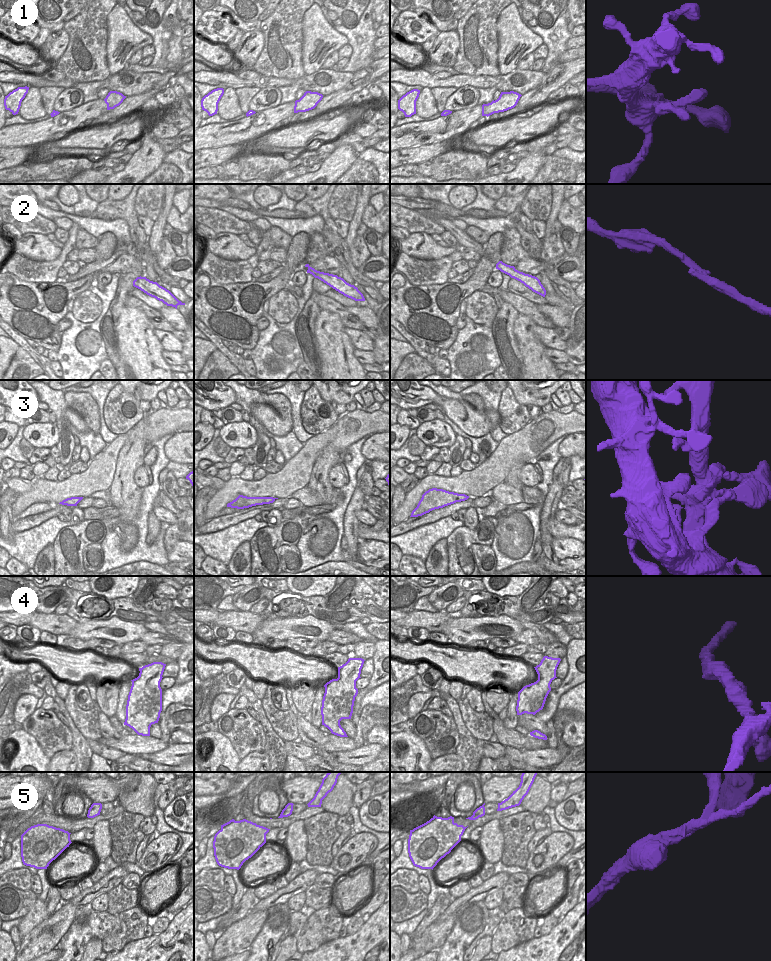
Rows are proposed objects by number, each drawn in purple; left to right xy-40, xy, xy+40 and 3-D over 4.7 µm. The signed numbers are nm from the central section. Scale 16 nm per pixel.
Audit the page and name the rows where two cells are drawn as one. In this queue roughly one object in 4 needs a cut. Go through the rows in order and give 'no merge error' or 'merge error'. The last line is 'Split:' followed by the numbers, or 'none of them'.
1: no merge error
2: no merge error
3: no merge error
4: no merge error
5: merge error
Split: 5

